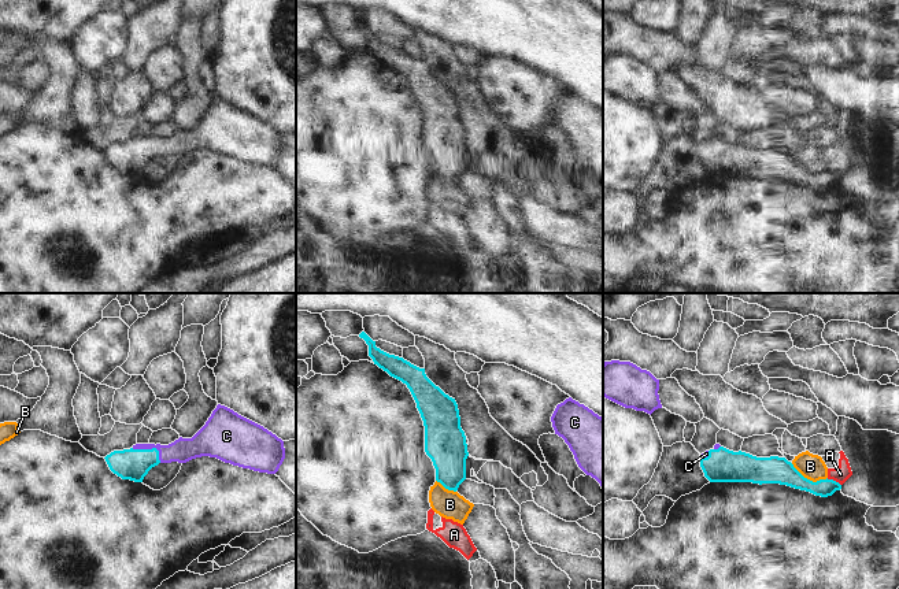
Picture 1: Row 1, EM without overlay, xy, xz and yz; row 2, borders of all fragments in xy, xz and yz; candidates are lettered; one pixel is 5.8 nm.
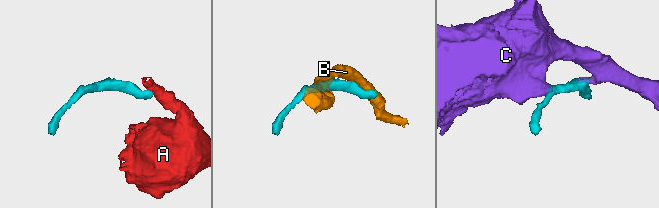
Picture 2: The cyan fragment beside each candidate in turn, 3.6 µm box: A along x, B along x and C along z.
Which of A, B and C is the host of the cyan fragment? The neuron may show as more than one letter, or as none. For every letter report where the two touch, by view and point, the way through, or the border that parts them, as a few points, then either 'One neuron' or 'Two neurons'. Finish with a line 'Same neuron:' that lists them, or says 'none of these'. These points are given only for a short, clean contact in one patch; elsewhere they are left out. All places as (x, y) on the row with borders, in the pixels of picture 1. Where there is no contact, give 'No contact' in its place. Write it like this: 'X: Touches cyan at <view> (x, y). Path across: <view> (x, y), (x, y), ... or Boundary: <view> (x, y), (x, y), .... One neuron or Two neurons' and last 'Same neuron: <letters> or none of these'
A: Touches cyan at yz (832, 480). Boundary: yz (827, 478), (832, 478), (840, 485). Two neurons
B: Touches cyan at yz (809, 480). Boundary: yz (791, 463), (813, 481), (827, 478). Two neurons
C: Touches cyan at xy (152, 448). Path across: xy (133, 465), (152, 448), (182, 449). One neuron
Same neuron: C.

